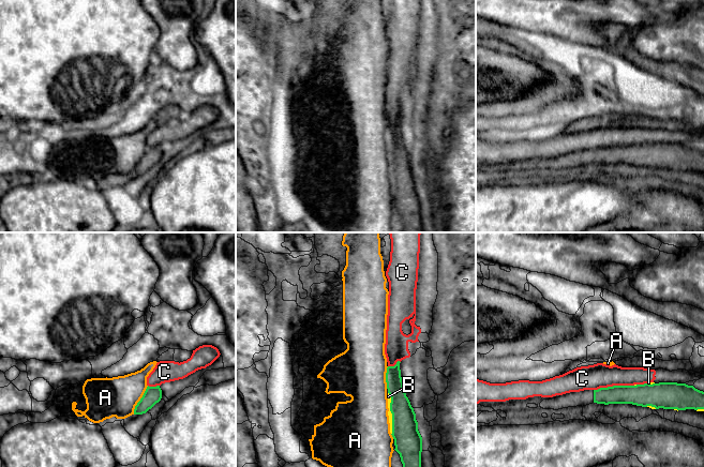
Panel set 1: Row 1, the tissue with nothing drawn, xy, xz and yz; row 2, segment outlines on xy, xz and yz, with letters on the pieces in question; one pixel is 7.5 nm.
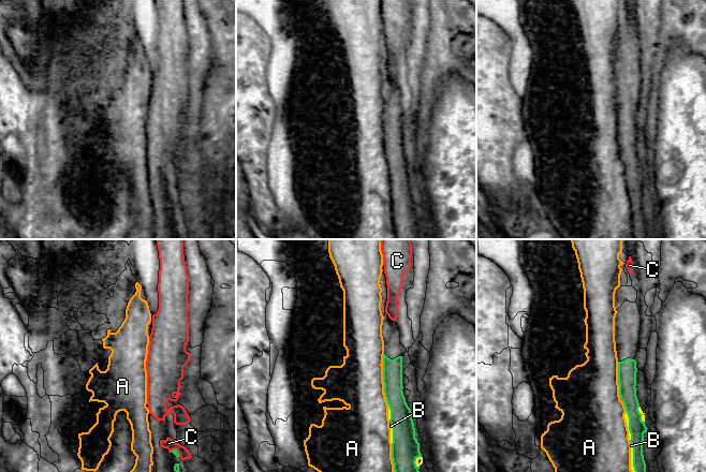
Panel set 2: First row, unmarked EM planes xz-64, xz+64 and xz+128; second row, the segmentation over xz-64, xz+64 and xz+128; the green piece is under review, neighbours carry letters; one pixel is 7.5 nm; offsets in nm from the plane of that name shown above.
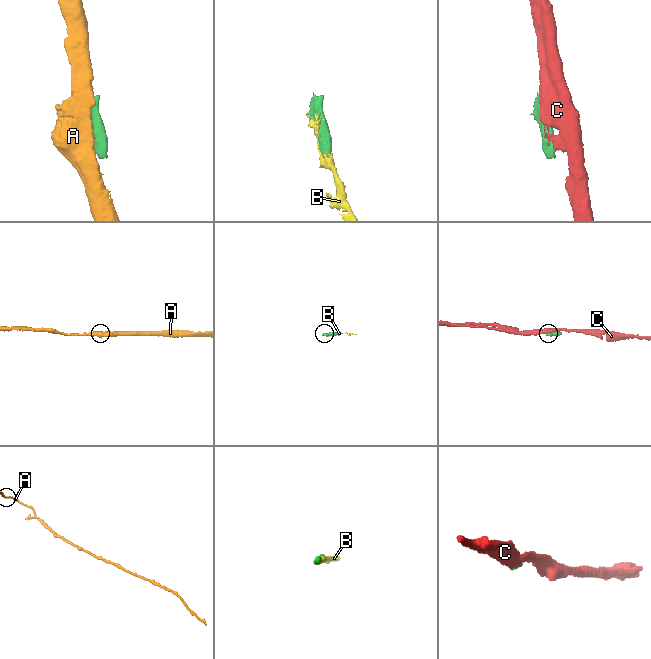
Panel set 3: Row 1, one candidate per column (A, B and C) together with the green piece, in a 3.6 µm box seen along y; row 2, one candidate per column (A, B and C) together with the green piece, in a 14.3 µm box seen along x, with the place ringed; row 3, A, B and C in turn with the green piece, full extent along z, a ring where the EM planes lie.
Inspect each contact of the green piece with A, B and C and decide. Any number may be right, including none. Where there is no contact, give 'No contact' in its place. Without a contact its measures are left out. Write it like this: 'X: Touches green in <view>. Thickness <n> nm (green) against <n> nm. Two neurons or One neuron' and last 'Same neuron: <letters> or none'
A: Touches green in xy. Thickness 130 nm (green) against 300 nm. Two neurons
B: Touches green in xz. Thickness 200 nm (green) against 30 nm. One neuron
C: Touches green in yz. Thickness 170 nm (green) against 190 nm. Two neurons
Same neuron: B

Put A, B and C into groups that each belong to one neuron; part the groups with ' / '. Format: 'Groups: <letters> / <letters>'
Groups: A / B / C

